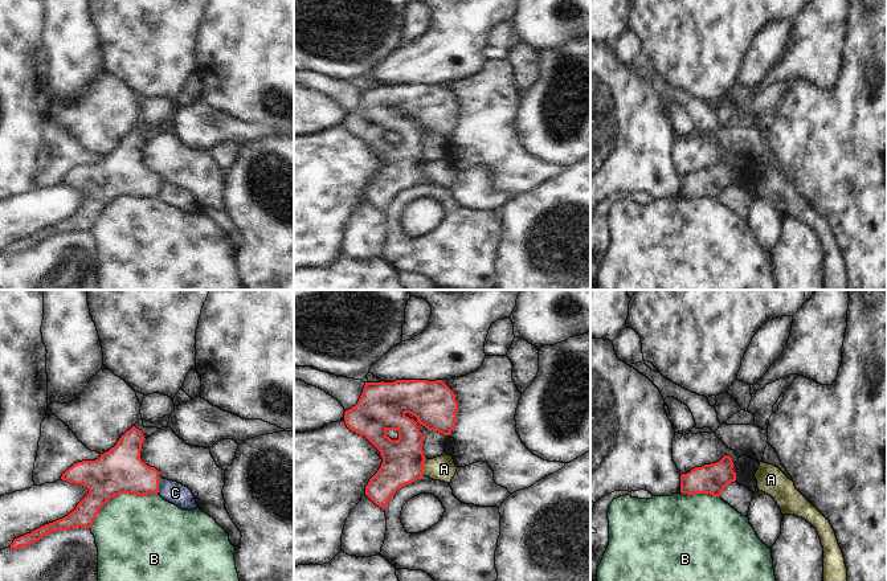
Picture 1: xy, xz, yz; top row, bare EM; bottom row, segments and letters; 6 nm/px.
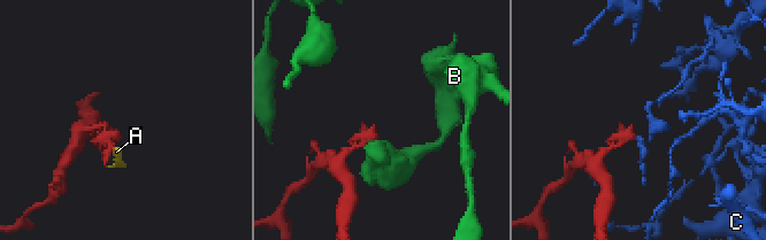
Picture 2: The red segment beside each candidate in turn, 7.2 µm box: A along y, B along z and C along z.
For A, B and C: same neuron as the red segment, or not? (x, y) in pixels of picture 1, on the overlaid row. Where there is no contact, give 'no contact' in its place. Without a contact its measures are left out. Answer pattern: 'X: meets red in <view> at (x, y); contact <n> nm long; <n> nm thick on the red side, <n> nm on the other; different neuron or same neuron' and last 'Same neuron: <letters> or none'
A: meets red in xz at (422, 467); contact 100 nm long; 260 nm thick on the red side, 150 nm on the other; different neuron
B: meets red in xy at (119, 492); contact 460 nm long; 280 nm thick on the red side, 440 nm on the other; different neuron
C: meets red in xy at (158, 486); contact 100 nm long; 280 nm thick on the red side, 130 nm on the other; different neuron
Same neuron: none

